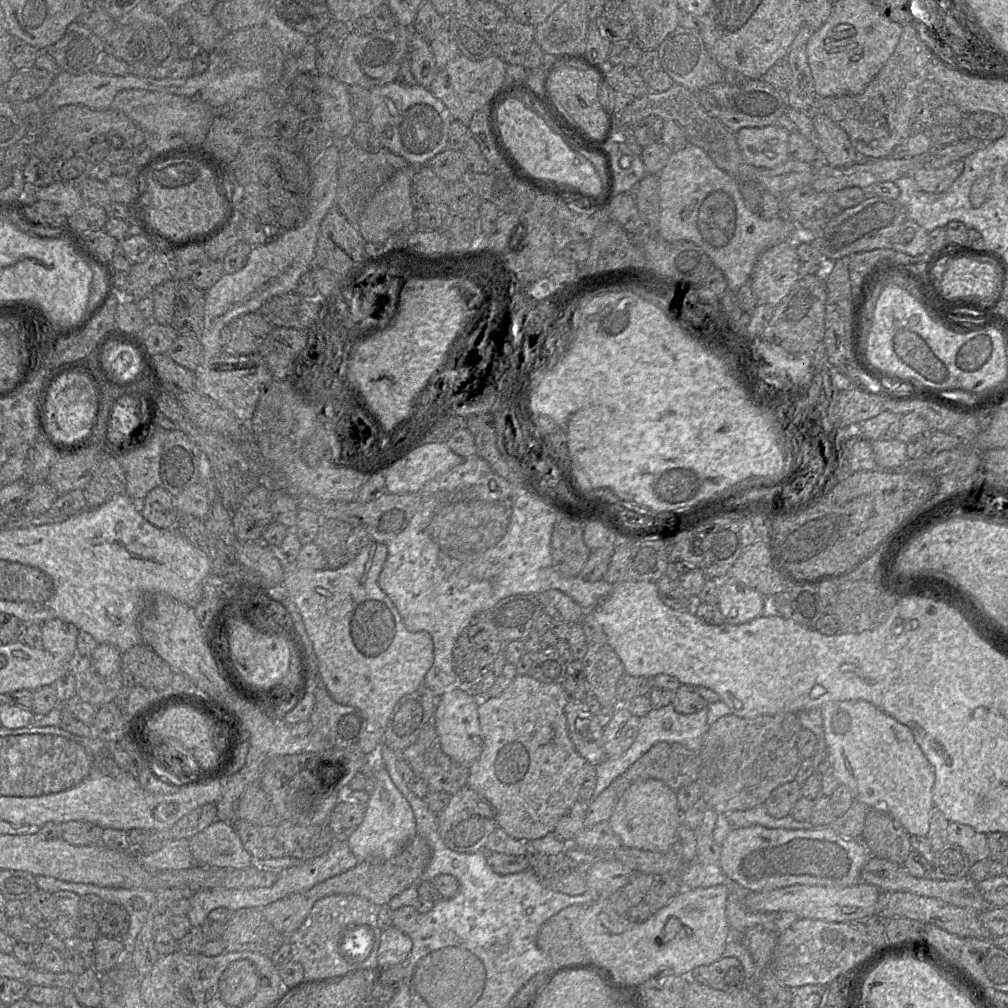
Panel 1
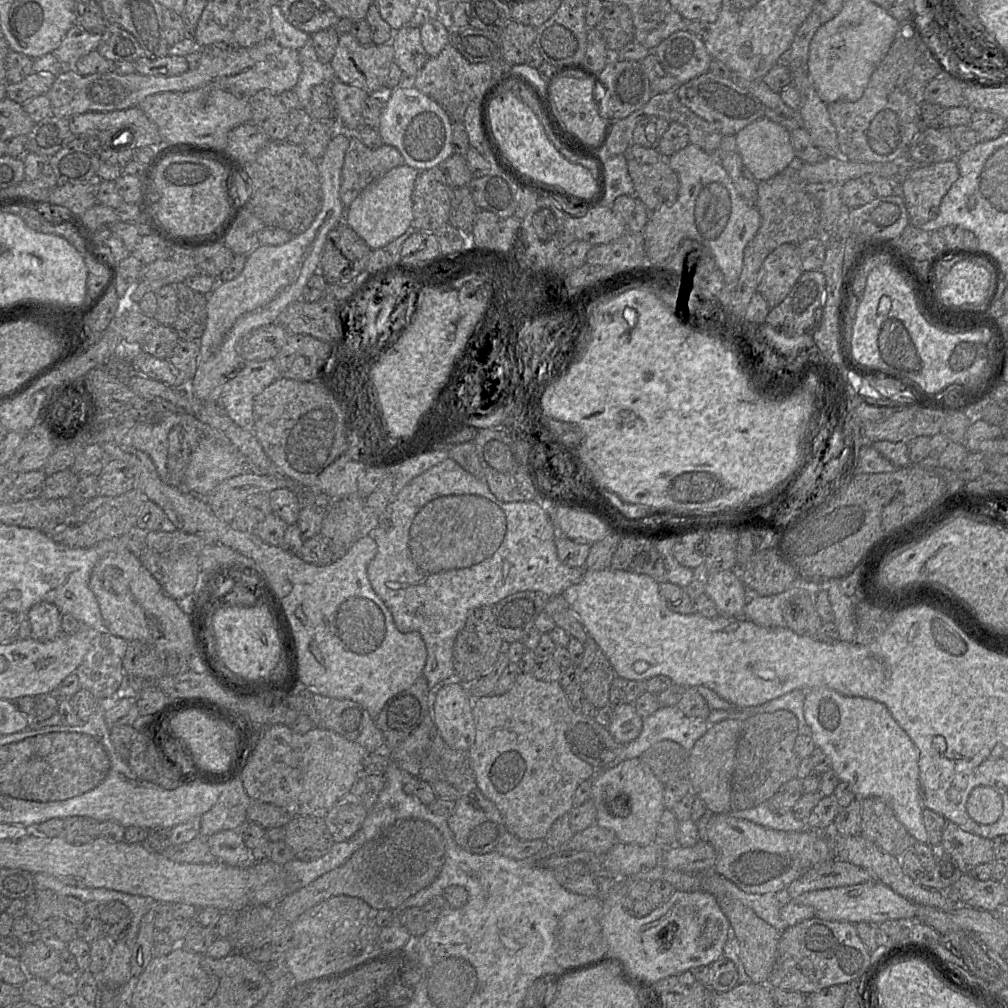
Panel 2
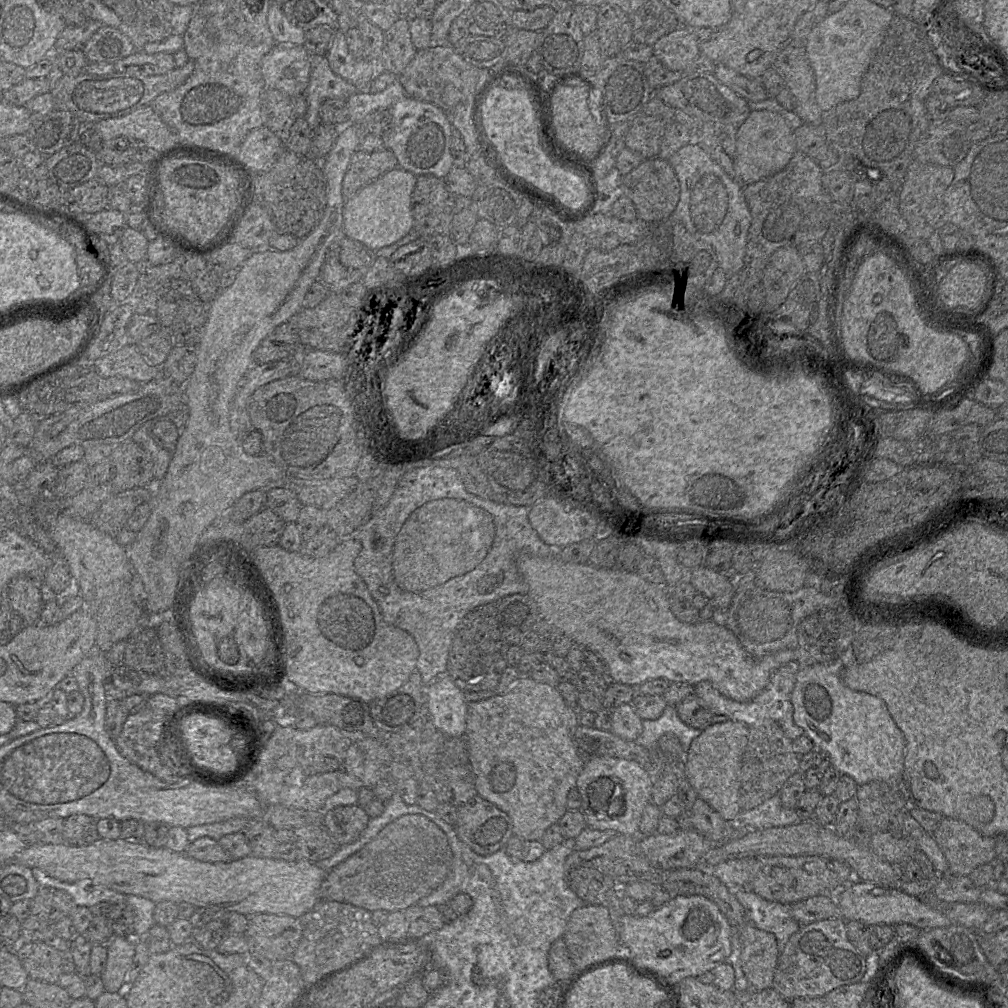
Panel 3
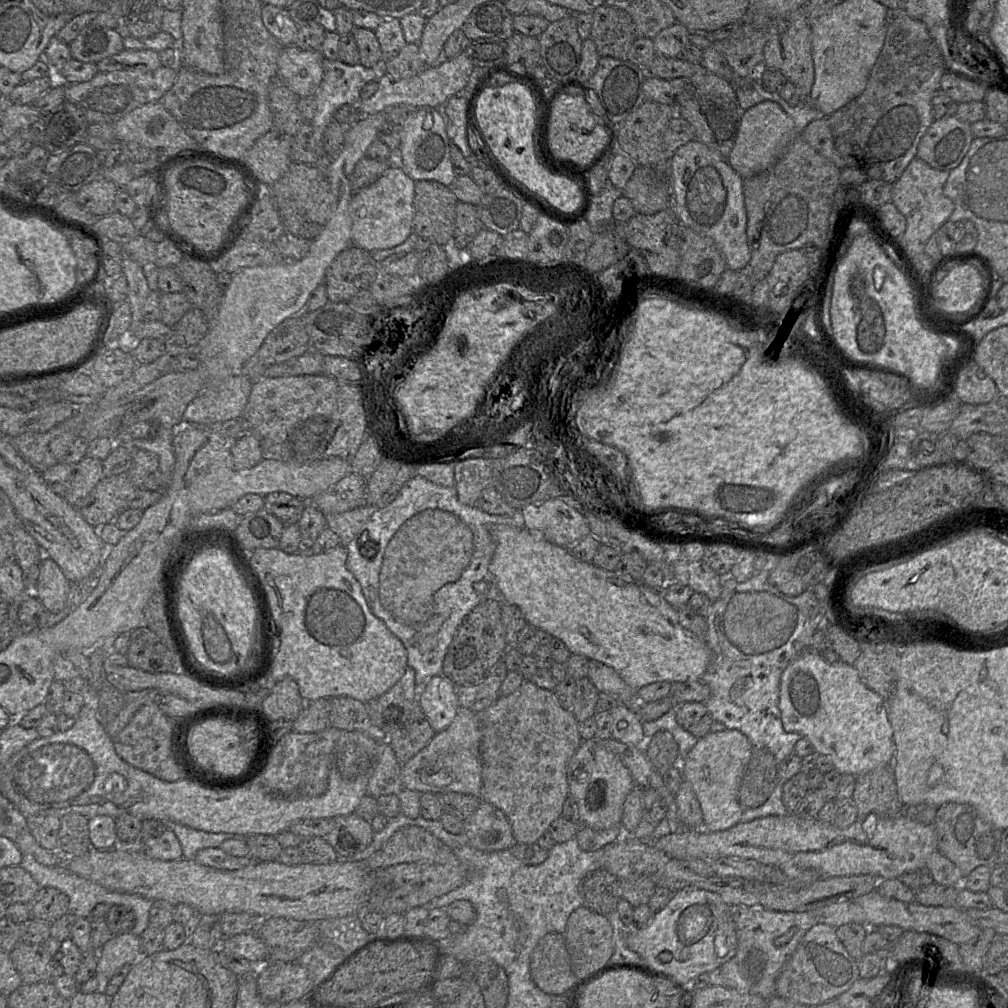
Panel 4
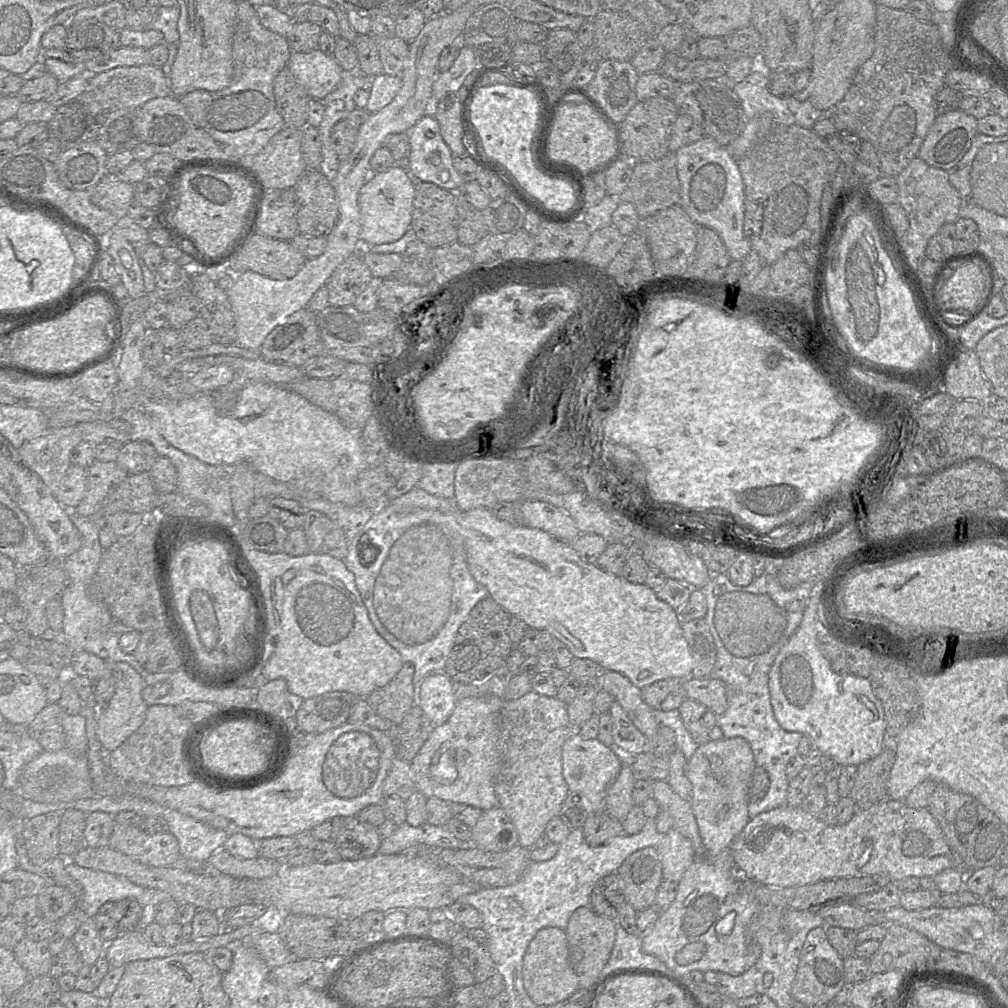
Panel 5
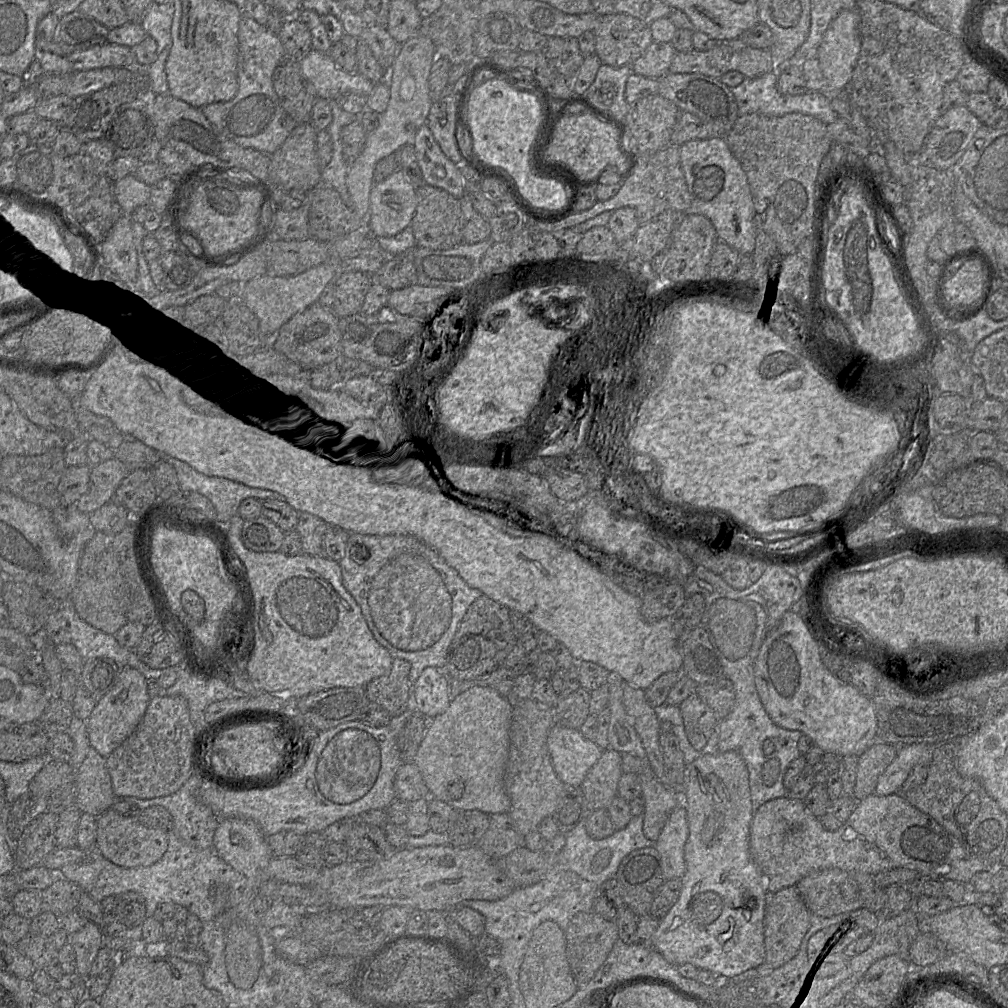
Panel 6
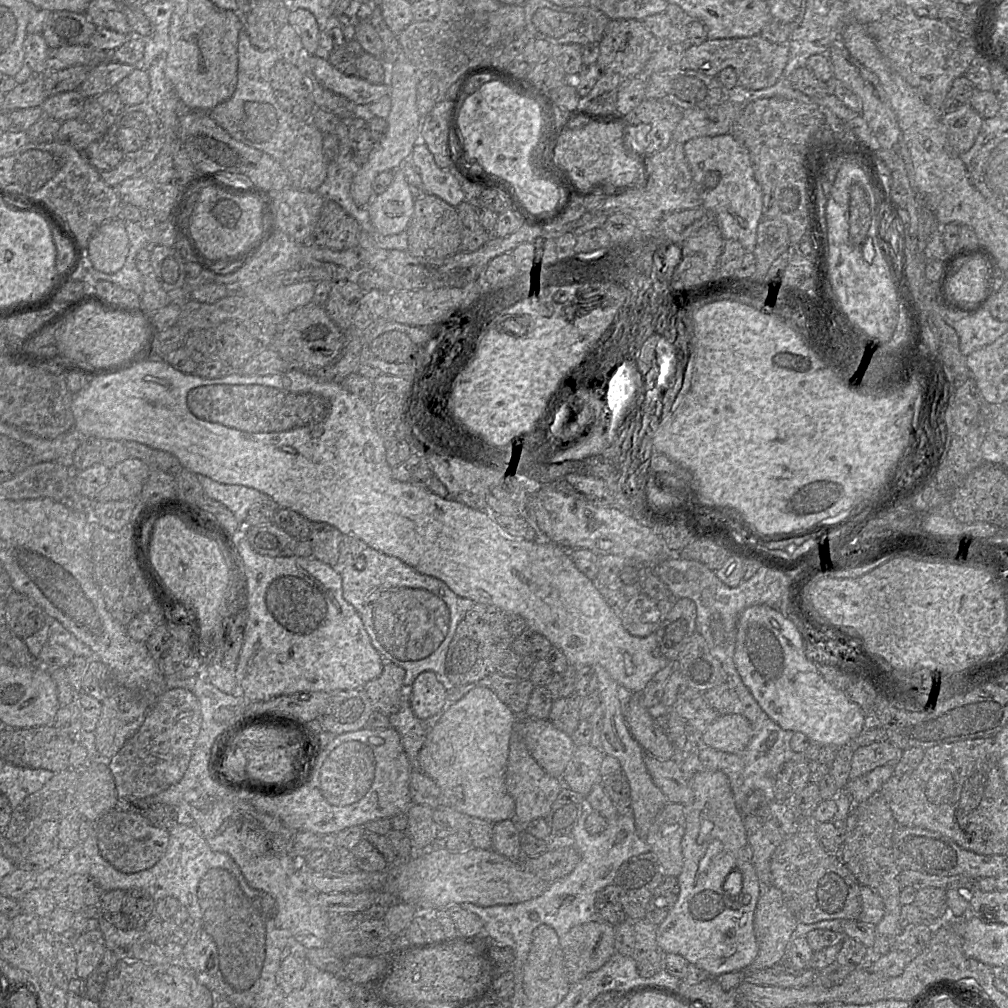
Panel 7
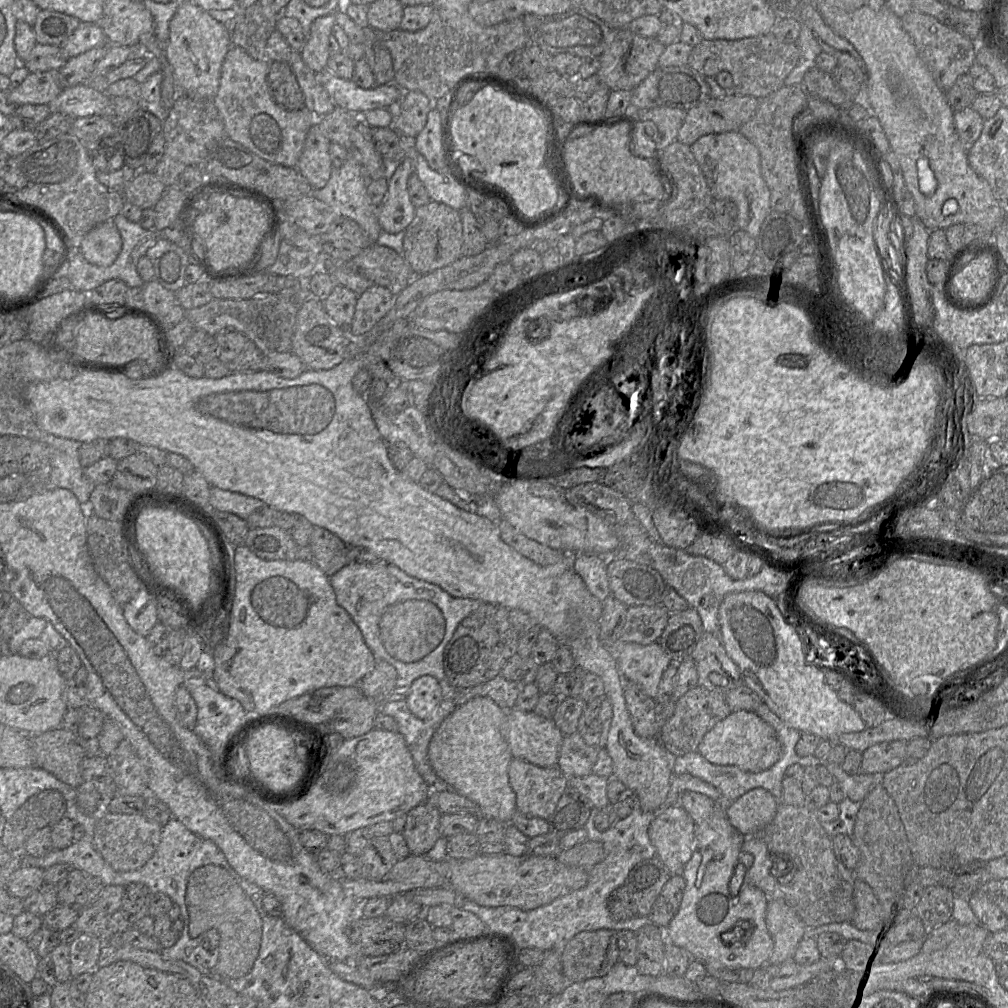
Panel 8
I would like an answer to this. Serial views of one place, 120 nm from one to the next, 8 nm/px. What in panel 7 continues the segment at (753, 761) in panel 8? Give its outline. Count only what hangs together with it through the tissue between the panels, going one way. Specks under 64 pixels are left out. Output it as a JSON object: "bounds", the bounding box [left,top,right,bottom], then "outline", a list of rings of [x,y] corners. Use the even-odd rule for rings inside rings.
{"bounds":[702,714,752,754],"outline":[[[742,714],[719,715],[704,732],[702,745],[734,754],[743,751],[752,736],[752,726]]]}

